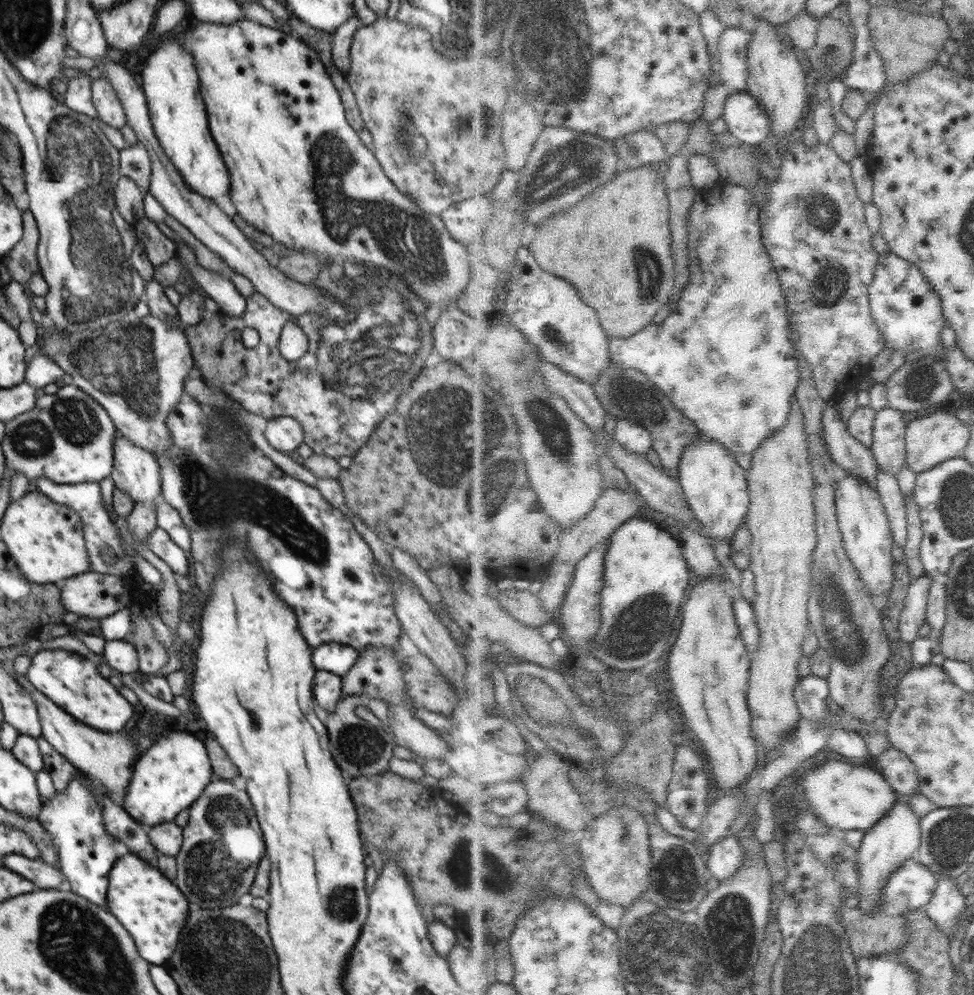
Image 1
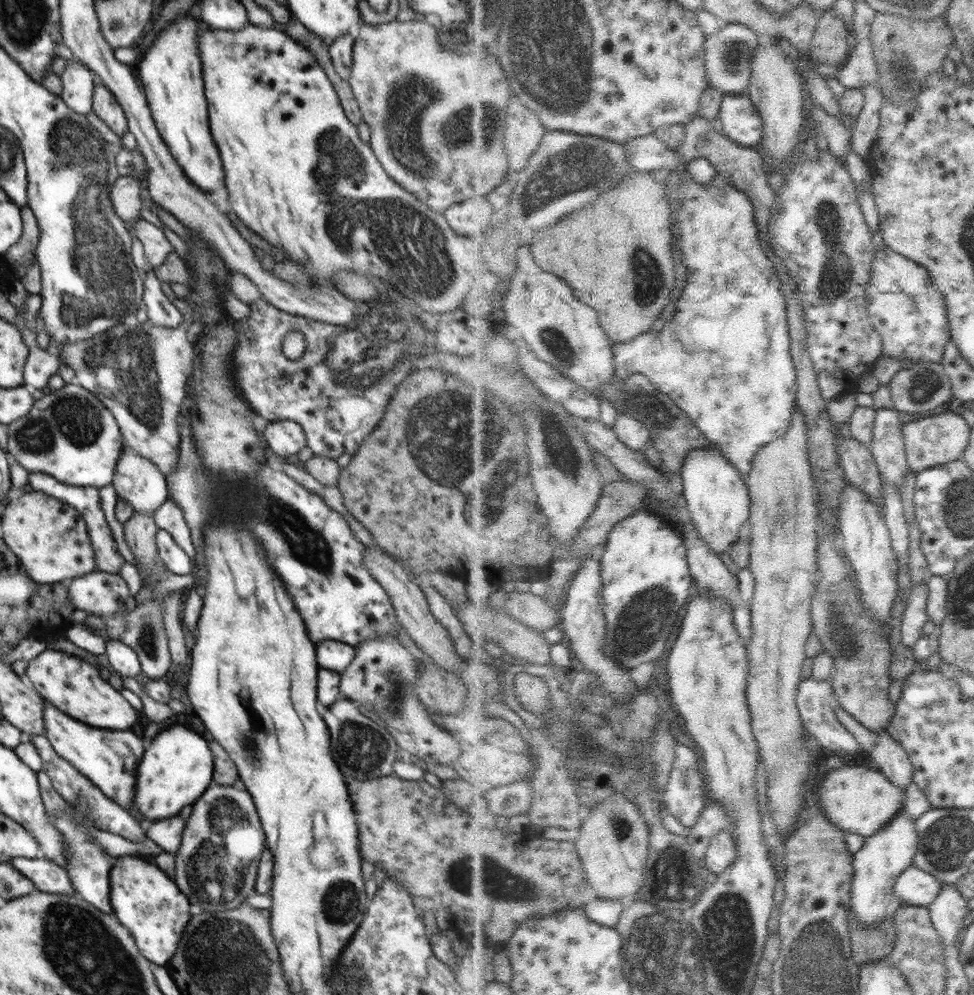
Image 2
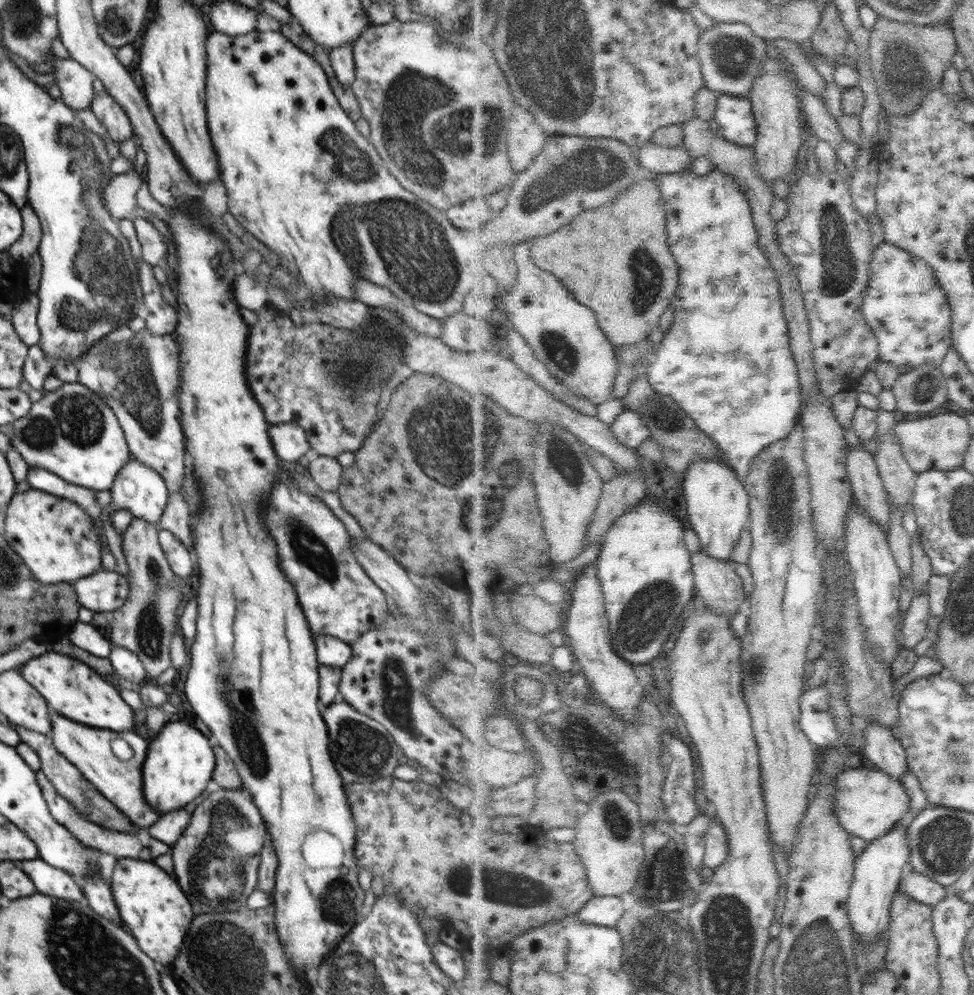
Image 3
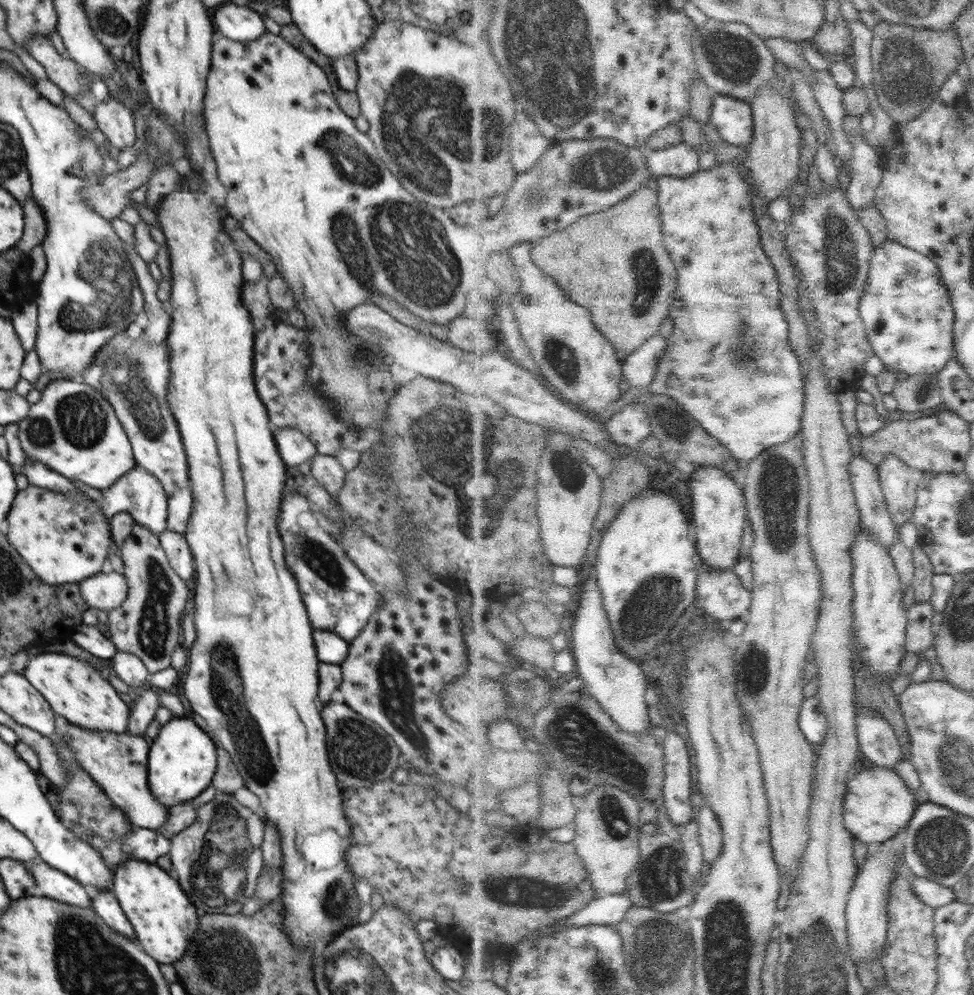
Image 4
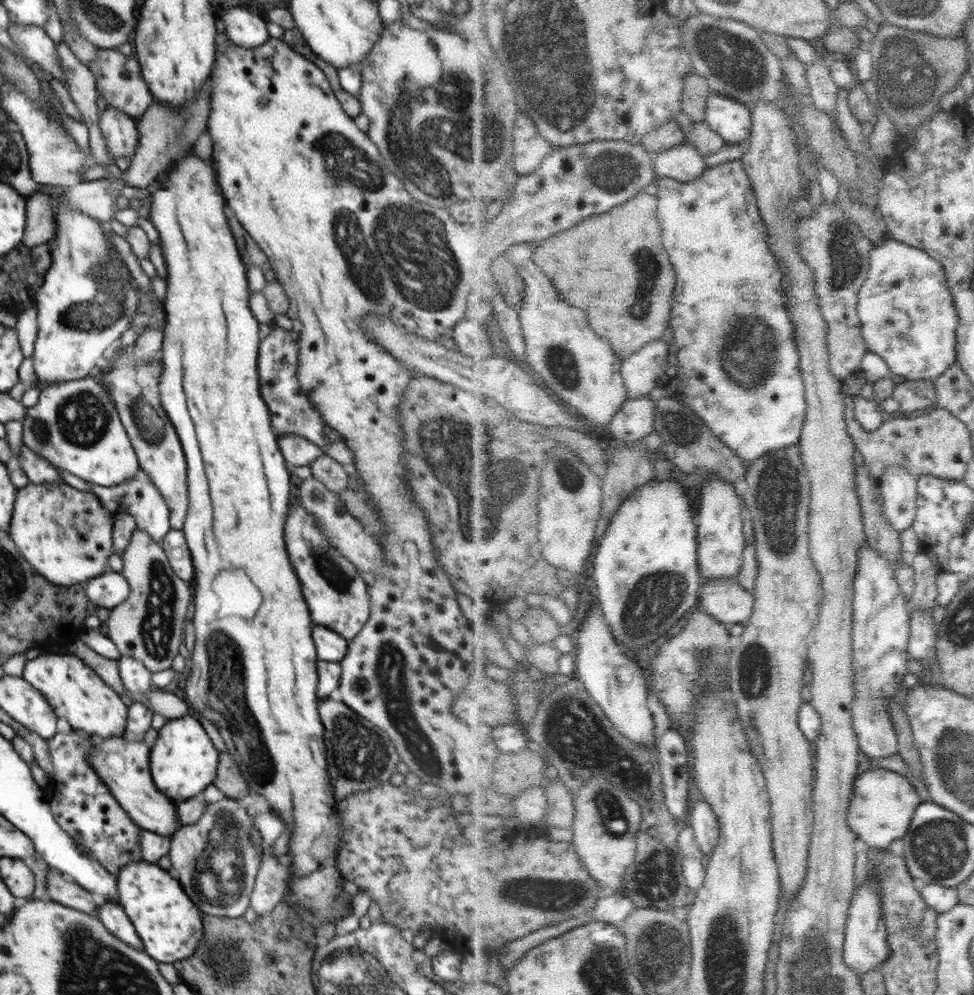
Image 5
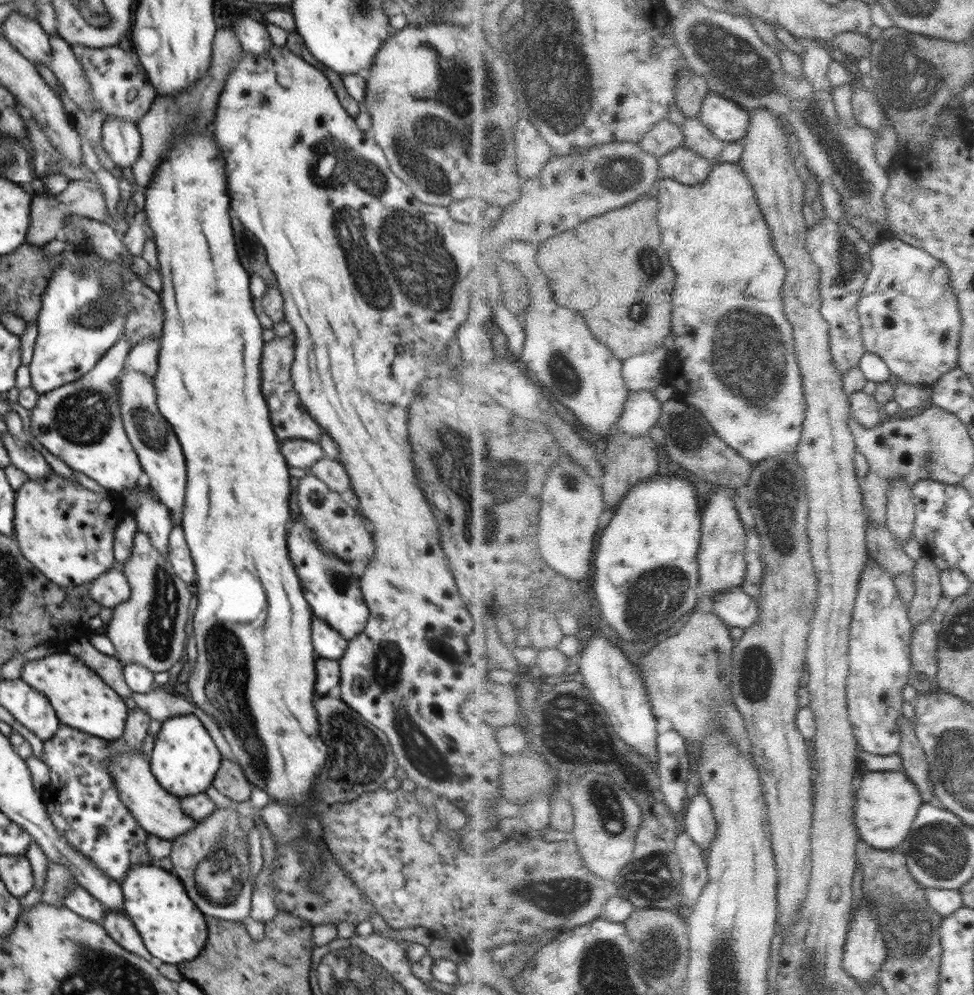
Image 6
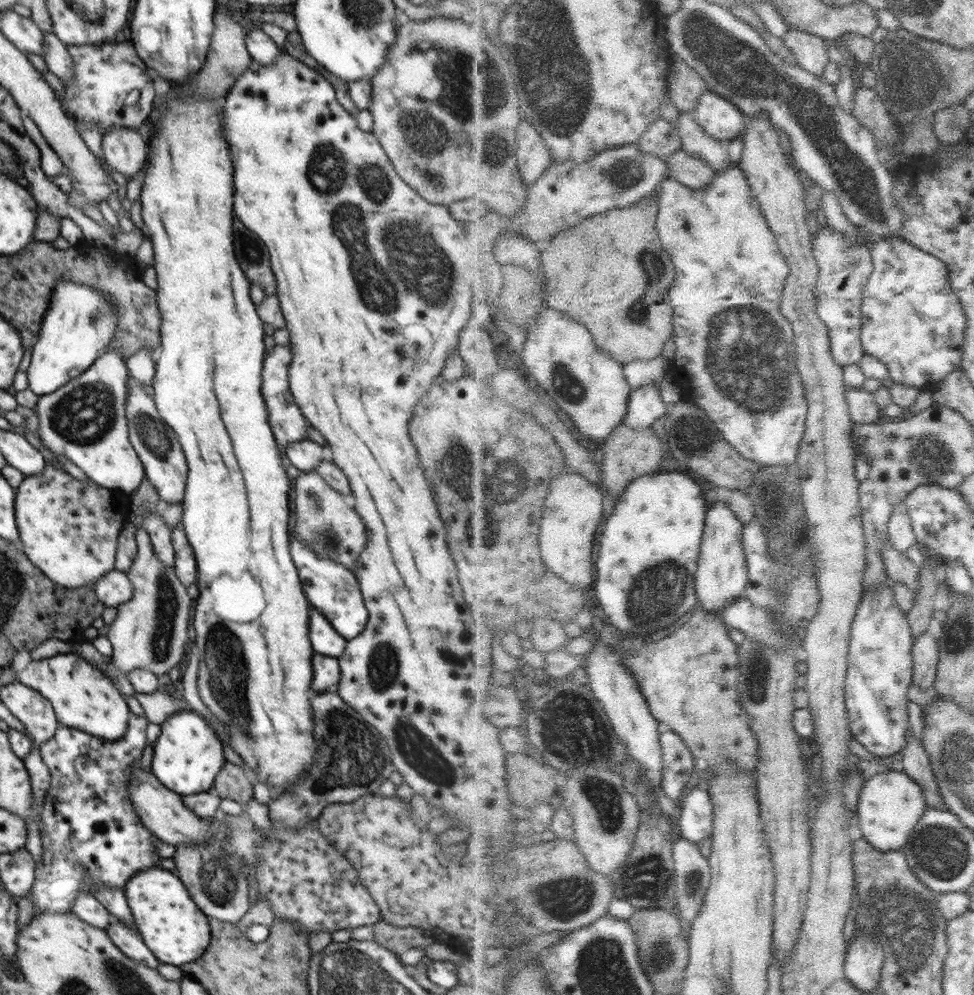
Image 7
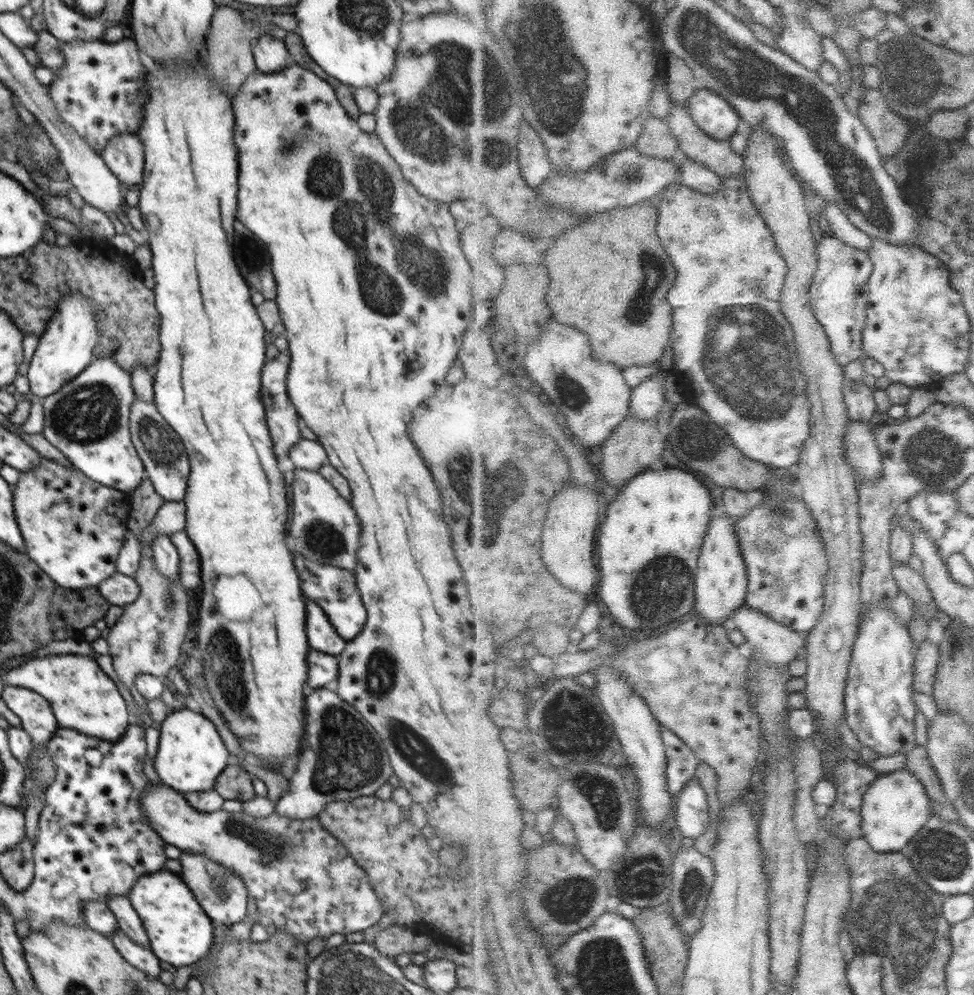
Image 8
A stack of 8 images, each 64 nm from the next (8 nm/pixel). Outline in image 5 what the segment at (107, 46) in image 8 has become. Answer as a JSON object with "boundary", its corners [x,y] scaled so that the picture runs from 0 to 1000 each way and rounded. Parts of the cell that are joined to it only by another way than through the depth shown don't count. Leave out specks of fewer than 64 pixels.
{"boundary":[[[103,49],[99,62],[90,68],[99,77],[100,94],[109,99],[110,106],[115,106],[115,108],[129,113],[136,119],[140,120],[142,117],[146,117],[158,103],[154,88],[146,76],[142,60],[132,54],[129,57],[129,54],[125,54],[121,49]]]}

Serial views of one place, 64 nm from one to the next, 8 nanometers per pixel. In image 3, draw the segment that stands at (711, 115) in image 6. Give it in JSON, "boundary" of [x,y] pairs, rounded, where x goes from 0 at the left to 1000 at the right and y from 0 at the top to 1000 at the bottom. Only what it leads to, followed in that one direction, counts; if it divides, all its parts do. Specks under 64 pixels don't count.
{"boundary":[[[739,94],[735,120],[747,141],[765,148],[779,143],[780,126],[771,97]]]}

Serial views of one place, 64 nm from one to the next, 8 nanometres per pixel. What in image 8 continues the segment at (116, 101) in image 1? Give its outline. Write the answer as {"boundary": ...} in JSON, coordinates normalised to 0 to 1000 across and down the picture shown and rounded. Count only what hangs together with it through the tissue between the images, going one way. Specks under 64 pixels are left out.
{"boundary":[[[123,134],[117,136],[113,143],[109,144],[109,148],[107,148],[107,152],[103,156],[113,173],[116,173],[124,184],[130,186],[130,192],[136,186],[144,186],[147,182],[148,146],[142,135]]]}

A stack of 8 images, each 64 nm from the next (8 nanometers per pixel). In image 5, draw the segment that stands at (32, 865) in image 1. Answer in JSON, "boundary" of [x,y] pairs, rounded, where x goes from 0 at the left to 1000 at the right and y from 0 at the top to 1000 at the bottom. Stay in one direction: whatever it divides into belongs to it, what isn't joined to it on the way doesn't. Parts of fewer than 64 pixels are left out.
{"boundary":[[[48,873],[46,896],[46,902],[53,906],[87,919],[100,921],[102,907],[100,903],[92,898],[89,893],[82,891],[82,888],[64,879],[59,873]]]}

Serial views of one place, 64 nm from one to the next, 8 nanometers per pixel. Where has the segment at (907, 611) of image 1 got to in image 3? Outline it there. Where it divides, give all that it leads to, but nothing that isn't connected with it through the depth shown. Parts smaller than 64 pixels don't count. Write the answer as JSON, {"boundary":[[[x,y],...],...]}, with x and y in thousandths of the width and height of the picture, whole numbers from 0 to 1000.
{"boundary":[[[940,595],[935,610],[928,620],[927,640],[932,652],[938,653],[947,642],[951,642],[955,620],[954,598]]]}

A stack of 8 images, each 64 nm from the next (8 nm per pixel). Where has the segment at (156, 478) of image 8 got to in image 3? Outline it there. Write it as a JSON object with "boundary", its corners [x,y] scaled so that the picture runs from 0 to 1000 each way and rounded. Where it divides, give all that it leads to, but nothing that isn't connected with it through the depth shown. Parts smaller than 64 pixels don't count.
{"boundary":[[[136,323],[122,328],[107,337],[103,343],[99,343],[89,356],[78,361],[81,374],[81,384],[94,391],[102,400],[111,407],[120,419],[130,448],[136,459],[149,468],[162,474],[170,483],[171,499],[168,517],[163,522],[161,530],[175,535],[181,542],[185,543],[197,561],[199,567],[198,578],[204,578],[203,560],[197,546],[198,533],[195,520],[195,511],[189,501],[189,477],[191,477],[190,442],[188,428],[185,422],[184,392],[185,392],[185,347],[181,346],[179,334],[168,337],[158,337],[152,329],[144,331],[143,335],[137,333]]]}

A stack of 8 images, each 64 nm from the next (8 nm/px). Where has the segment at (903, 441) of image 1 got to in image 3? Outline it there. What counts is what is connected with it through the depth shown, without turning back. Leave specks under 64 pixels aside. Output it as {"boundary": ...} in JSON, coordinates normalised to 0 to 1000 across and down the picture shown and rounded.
{"boundary":[[[902,411],[902,441],[898,441],[896,454],[910,491],[914,493],[915,506],[922,506],[922,510],[929,514],[930,507],[938,506],[944,478],[931,462],[926,443],[921,438],[924,417],[922,412]]]}

